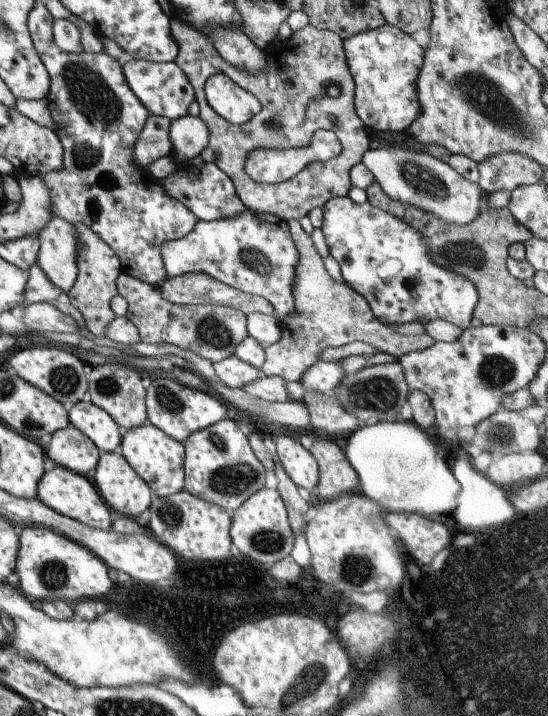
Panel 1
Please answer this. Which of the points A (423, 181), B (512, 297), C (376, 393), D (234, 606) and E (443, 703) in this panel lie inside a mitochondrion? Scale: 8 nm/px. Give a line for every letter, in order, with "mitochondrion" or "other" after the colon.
A: mitochondrion
B: other
C: mitochondrion
D: other
E: other

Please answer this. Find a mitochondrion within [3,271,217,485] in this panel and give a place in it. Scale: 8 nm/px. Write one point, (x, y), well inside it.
(64, 379)

